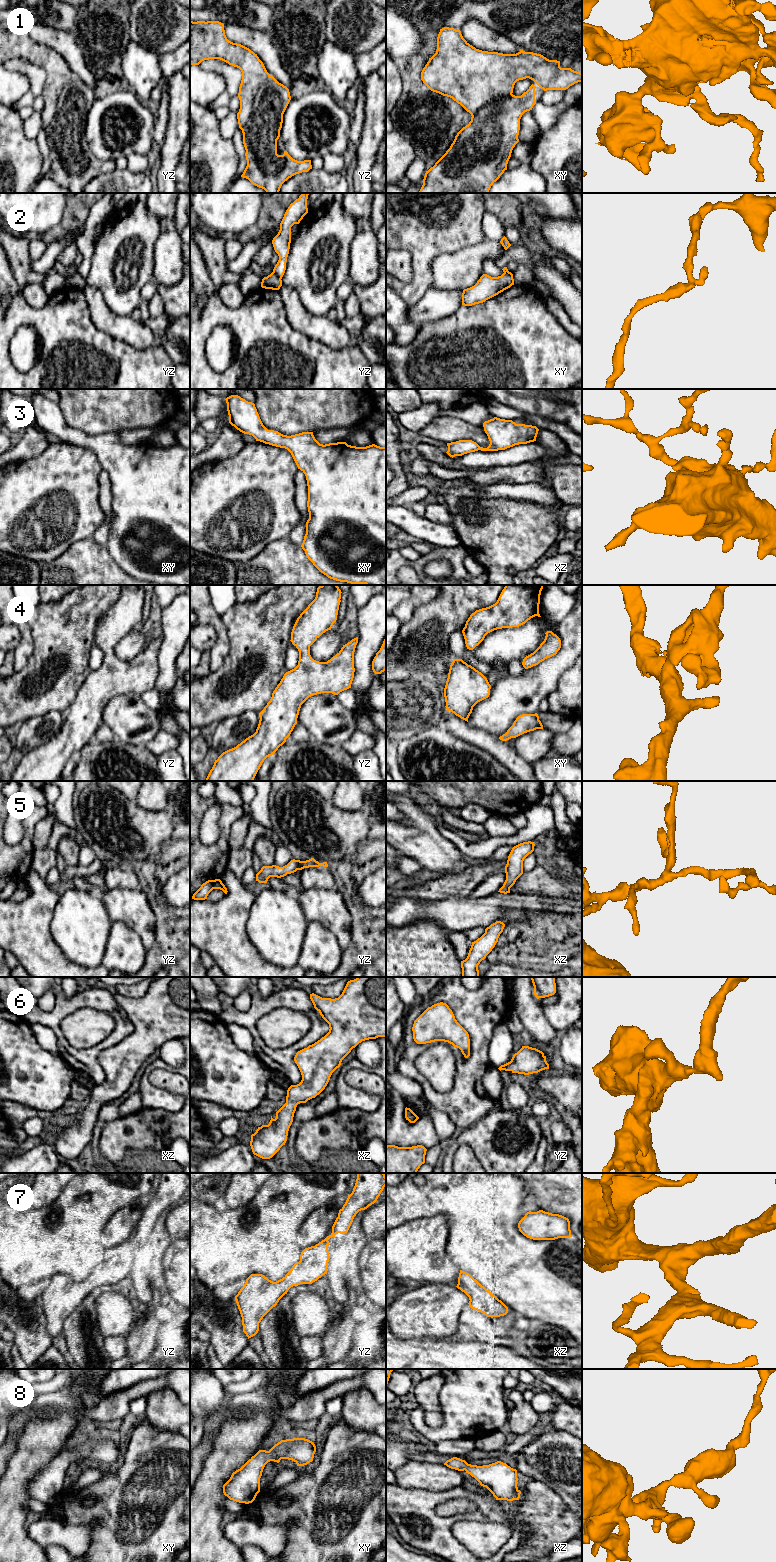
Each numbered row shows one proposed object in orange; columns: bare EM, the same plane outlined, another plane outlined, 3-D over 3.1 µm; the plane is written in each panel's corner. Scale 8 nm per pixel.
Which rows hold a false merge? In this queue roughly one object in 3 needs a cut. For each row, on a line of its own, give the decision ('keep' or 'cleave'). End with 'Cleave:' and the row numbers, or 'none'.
1: keep
2: cleave
3: keep
4: keep
5: keep
6: keep
7: keep
8: keep
Cleave: 2

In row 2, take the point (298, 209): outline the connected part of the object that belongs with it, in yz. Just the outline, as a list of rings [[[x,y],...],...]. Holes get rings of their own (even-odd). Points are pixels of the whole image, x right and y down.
[[[302,193],[298,199],[290,204],[280,223],[280,230],[272,240],[274,250],[279,256],[279,260],[274,267],[273,272],[280,279],[282,279],[286,270],[286,262],[291,243],[291,227],[294,224],[299,224],[303,217],[308,213],[308,195],[309,193]]]

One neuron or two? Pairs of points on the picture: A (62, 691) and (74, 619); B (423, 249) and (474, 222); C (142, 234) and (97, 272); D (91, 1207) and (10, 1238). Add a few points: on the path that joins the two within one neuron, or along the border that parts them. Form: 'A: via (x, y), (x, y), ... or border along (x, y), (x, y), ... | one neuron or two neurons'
A: via (64, 673), (69, 667), (70, 662), (70, 637) | one neuron
B: via (436, 236), (455, 222), (461, 222) | one neuron
C: via (129, 235), (118, 243), (110, 259) | one neuron
D: via (71, 1227), (60, 1238), (30, 1238) | one neuron

